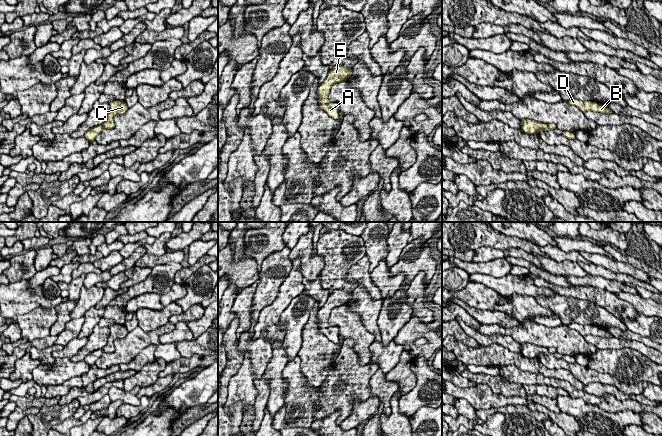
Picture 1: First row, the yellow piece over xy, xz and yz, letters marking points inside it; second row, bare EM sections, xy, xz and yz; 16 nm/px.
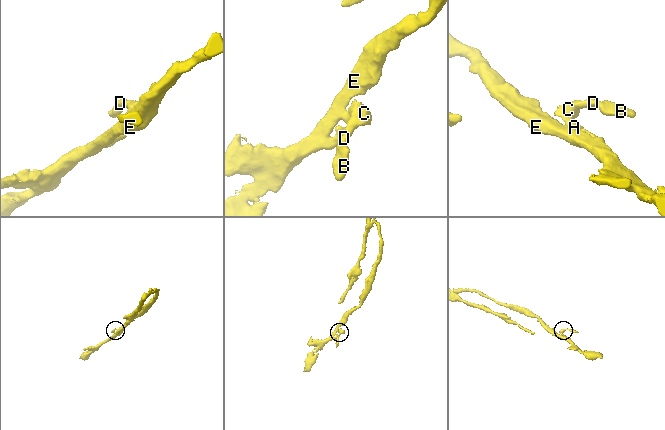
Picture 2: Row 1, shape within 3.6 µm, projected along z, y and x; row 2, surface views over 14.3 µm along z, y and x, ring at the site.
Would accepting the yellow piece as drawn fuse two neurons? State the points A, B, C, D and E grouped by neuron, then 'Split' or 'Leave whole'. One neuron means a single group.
Groups: A B C D E. Leave whole

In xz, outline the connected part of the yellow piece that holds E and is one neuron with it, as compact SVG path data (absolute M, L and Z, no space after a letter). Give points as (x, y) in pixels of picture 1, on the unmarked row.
M335 290L328 296L326 303L318 311L317 317L319 320L320 333L323 333L335 344L339 343L339 328L328 325L331 310L346 305L351 298L352 292Z

